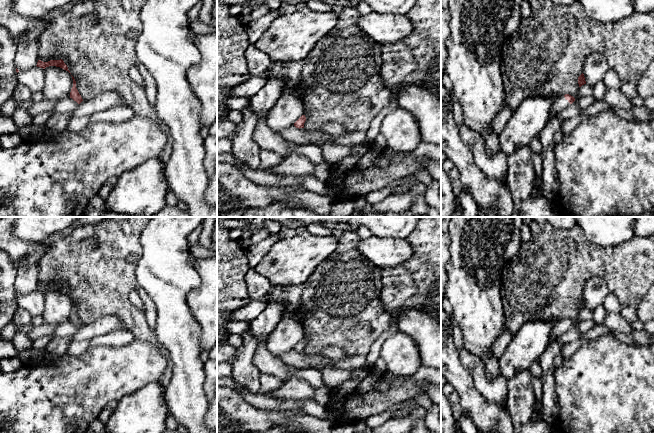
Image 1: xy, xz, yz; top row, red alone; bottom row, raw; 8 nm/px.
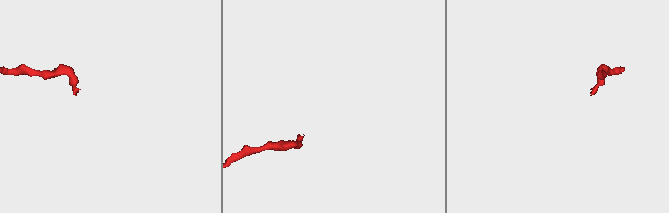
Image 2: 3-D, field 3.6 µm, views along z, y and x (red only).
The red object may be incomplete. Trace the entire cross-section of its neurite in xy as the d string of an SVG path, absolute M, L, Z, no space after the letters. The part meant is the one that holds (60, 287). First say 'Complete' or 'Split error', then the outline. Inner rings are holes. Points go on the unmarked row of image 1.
Complete. M60 283L60 284L50 284L48 286L43 286L41 284L38 284L36 290L40 291L40 292L43 292L43 293L45 293L46 291L49 291L49 290L56 290L56 291L60 291L60 292L62 292L62 293L64 293L64 294L66 294L70 297L67 289L64 287L64 285L62 283Z

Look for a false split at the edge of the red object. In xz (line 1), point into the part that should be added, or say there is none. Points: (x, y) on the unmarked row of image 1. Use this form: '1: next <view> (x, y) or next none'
1: next none

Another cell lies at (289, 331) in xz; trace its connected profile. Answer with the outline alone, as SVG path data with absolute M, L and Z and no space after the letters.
M284 312L281 320L269 334L266 347L269 352L279 357L287 353L304 339L305 331L297 312Z

